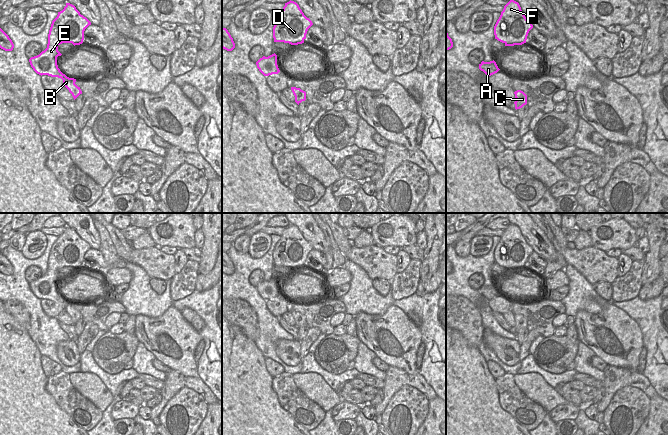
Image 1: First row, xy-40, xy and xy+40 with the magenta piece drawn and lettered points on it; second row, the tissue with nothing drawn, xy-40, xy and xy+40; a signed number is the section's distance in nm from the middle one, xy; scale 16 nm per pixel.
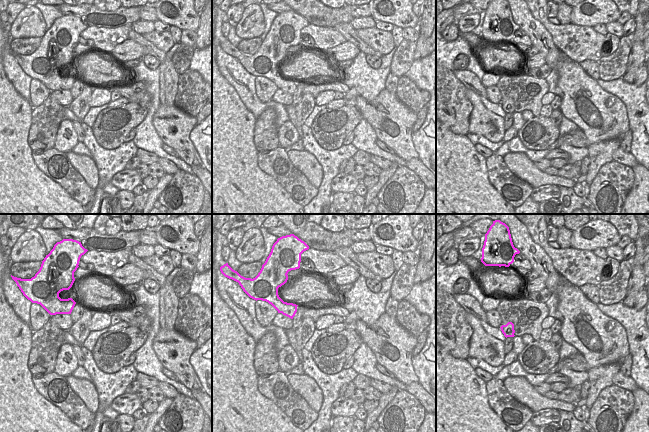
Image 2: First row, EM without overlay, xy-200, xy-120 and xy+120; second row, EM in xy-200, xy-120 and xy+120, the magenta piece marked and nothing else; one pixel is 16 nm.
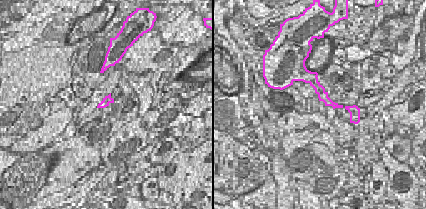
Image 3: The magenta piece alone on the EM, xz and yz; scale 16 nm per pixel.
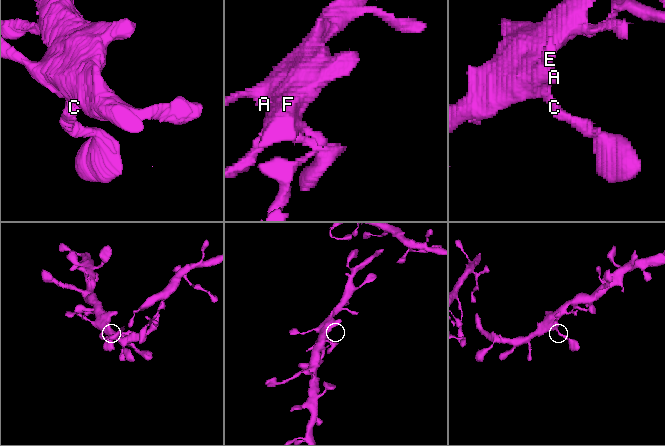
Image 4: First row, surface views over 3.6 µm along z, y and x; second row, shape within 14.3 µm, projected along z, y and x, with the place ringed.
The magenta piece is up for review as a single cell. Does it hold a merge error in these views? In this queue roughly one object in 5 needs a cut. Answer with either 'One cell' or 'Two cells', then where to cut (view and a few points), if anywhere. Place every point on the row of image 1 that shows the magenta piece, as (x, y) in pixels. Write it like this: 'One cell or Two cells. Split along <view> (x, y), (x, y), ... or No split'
One cell. No split.

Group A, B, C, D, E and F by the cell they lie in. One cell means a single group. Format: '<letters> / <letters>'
A B C D E F

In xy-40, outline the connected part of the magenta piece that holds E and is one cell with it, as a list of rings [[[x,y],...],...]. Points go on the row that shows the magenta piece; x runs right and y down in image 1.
[[[66,3],[64,9],[58,12],[52,21],[47,48],[29,59],[31,67],[37,74],[61,78],[74,100],[82,94],[82,91],[75,84],[76,79],[67,77],[58,68],[57,57],[62,55],[58,51],[58,46],[62,43],[72,43],[74,46],[82,44],[84,31],[89,25],[91,22],[81,15],[74,5]]]

